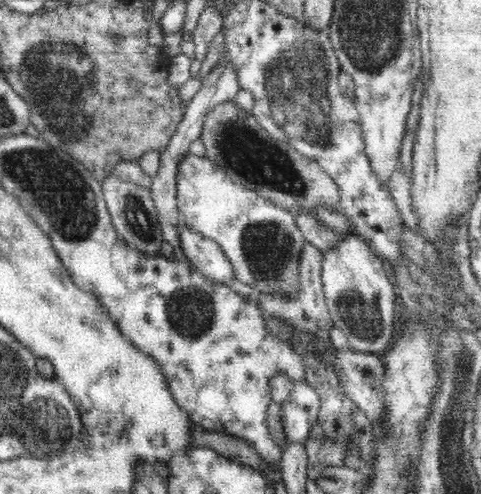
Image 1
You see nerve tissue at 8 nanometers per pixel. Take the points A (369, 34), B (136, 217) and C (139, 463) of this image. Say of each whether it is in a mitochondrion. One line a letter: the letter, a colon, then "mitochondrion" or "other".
A: mitochondrion
B: mitochondrion
C: other

